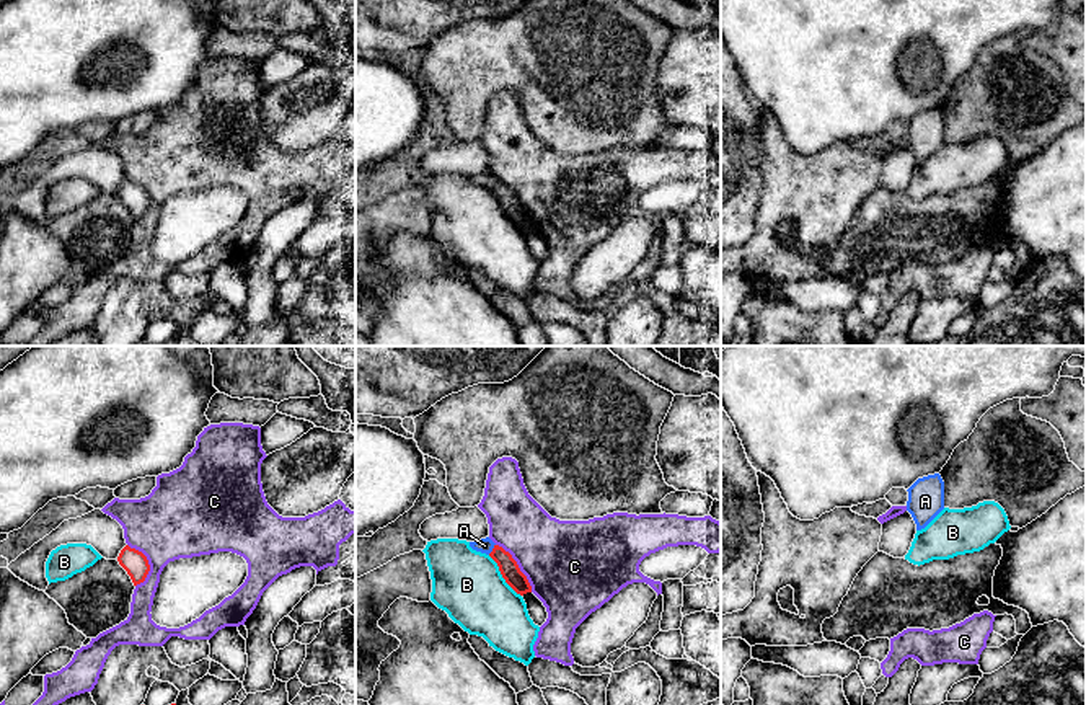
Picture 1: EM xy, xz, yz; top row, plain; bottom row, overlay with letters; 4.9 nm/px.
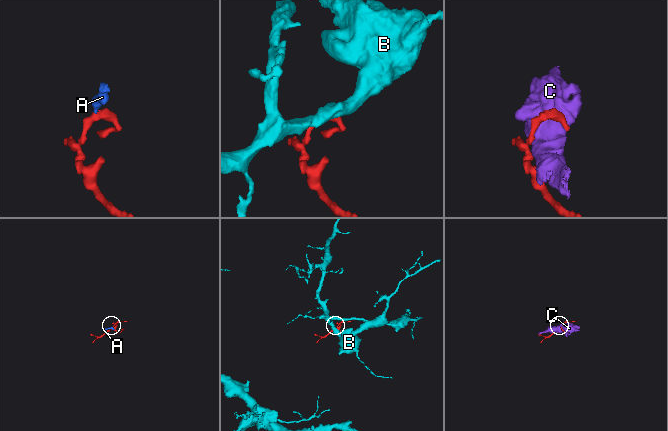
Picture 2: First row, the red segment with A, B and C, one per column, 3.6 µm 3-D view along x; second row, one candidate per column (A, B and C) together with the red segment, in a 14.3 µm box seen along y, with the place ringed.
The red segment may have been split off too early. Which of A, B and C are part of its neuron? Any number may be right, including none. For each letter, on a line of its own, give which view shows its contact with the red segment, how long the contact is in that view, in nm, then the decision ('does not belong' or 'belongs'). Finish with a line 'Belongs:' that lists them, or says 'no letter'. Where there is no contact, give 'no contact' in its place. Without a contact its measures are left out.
A: xz | 70 nm | belongs
B: xz | 260 nm | does not belong
C: xz | 300 nm | does not belong
Belongs: A

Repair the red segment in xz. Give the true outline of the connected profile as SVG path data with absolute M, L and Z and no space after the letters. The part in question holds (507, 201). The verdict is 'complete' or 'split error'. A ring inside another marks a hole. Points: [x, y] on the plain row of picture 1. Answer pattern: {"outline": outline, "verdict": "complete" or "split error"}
{"outline": "M489 171L470 176L470 181L476 186L489 189L499 201L499 206L505 217L520 230L532 227L532 220L527 211L520 206L517 196L509 186L496 180Z", "verdict": "split error"}

